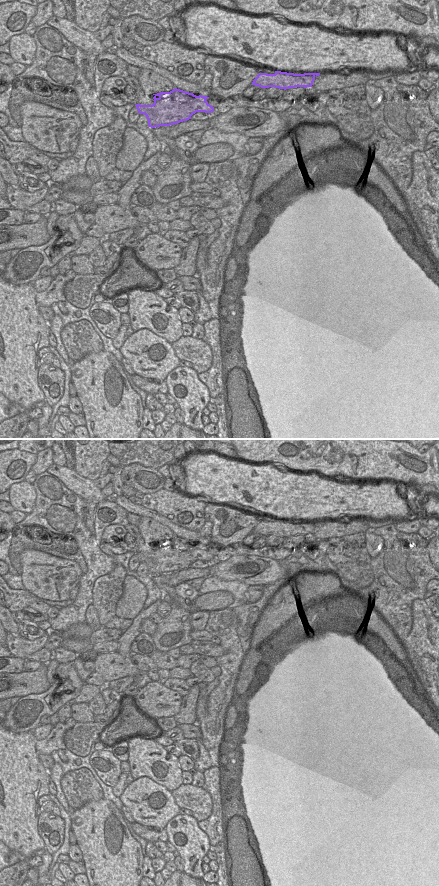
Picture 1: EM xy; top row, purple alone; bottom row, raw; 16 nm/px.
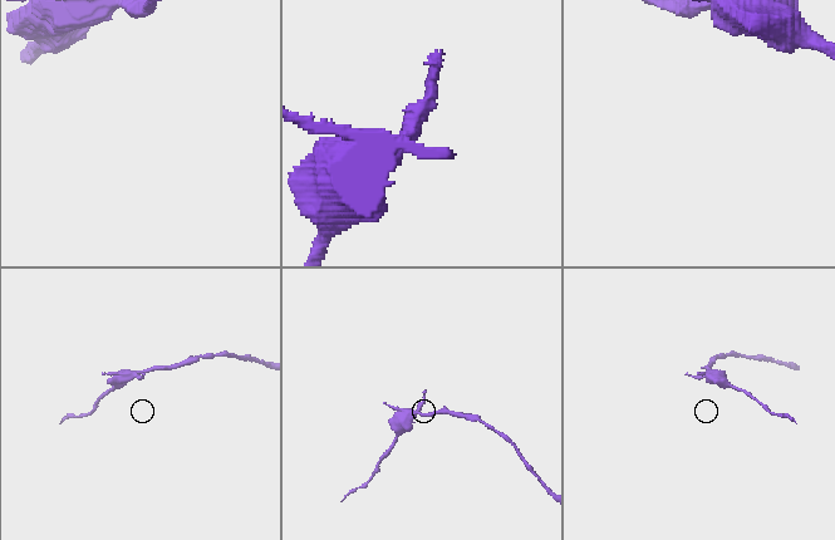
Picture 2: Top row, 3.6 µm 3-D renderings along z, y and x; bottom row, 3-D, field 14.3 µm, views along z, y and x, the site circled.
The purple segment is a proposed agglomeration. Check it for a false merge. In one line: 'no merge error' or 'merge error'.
merge error

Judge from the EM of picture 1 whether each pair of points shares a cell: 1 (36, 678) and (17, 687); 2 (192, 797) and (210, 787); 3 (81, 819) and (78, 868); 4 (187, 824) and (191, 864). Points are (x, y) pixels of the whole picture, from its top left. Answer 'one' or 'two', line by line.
1: one
2: two
3: two
4: one

